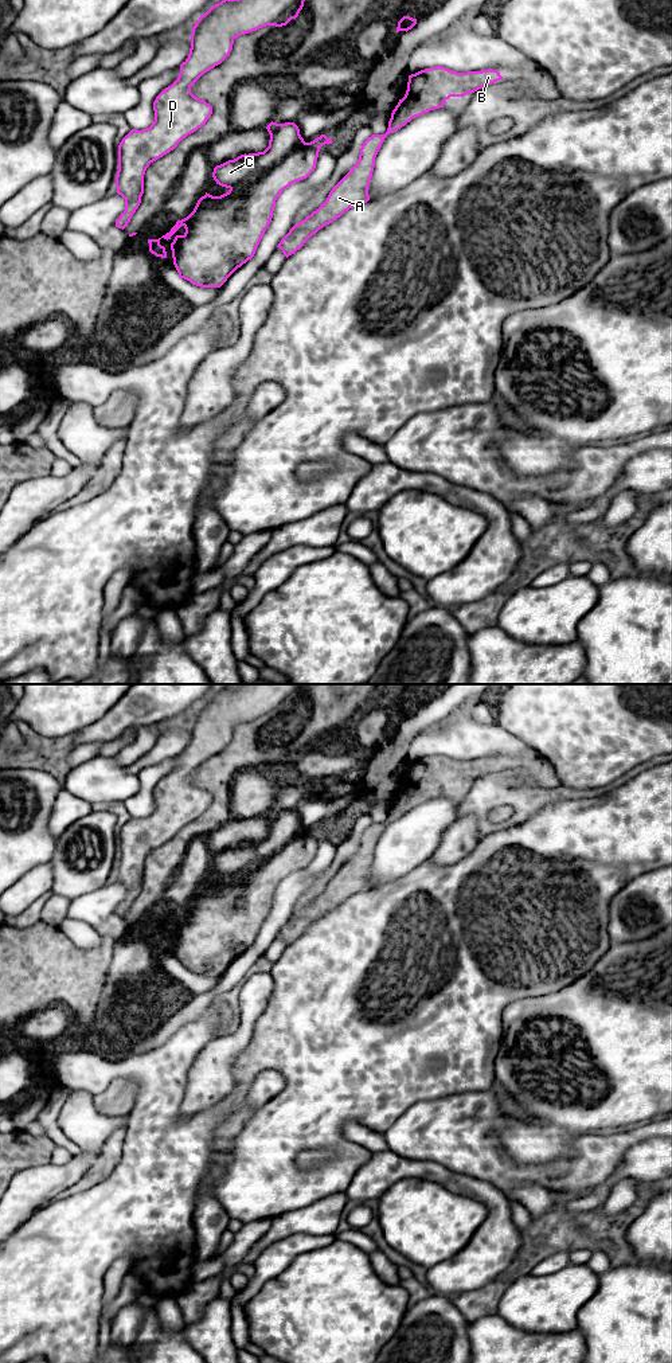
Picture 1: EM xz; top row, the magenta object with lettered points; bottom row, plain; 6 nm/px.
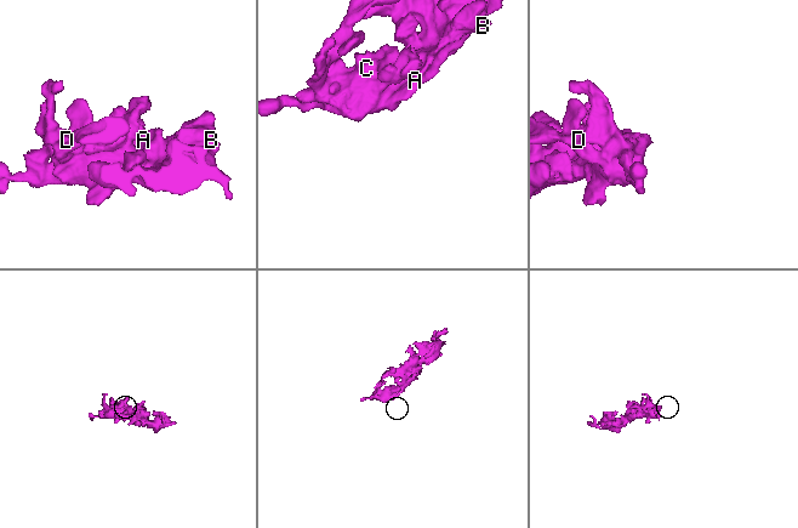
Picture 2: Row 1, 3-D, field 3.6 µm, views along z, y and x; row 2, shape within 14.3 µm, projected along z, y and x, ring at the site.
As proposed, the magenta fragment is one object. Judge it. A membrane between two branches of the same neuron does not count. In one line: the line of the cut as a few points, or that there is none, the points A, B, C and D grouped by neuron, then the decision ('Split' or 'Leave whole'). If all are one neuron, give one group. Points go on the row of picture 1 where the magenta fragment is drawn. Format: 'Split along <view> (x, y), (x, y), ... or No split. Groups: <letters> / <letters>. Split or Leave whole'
Split along xz (305, 143), (290, 151), (262, 174), (249, 178), (230, 190). Groups: A B D / C. Split

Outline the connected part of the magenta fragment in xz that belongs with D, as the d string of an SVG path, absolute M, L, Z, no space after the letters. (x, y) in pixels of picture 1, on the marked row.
M222 0L199 17L177 79L153 102L155 121L146 129L132 129L118 145L116 187L125 199L125 211L116 227L124 230L138 208L149 164L173 151L211 117L212 106L195 97L191 86L230 55L235 38L266 26L286 26L298 16L304 1Z

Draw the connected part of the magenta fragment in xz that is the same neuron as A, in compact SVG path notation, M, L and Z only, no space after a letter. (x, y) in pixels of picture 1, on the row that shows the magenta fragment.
M442 66L421 70L409 75L407 90L391 113L384 134L372 134L360 148L358 163L332 188L327 200L304 220L294 224L281 239L280 247L288 258L324 226L340 218L349 208L370 200L368 185L375 157L384 138L413 118L444 108L450 97L464 97L503 79L497 70L457 73Z

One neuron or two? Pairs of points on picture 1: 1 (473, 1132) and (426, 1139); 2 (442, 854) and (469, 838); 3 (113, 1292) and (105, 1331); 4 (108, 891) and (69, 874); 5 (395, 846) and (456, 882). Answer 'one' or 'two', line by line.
1: one
2: one
3: one
4: two
5: two

